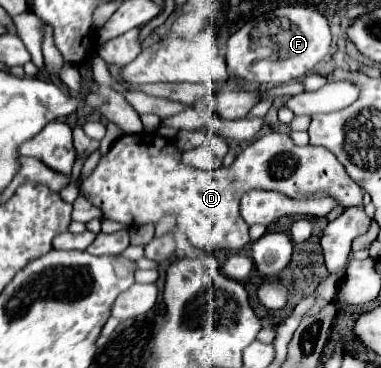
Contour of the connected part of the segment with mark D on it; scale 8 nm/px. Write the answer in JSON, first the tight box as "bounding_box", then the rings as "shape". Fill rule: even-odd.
{"bounding_box":[77,132,365,252],"shape":[[[271,132],[267,136],[261,136],[253,144],[249,144],[233,162],[233,166],[213,172],[203,172],[191,166],[185,166],[179,162],[179,150],[169,140],[161,138],[159,134],[125,134],[119,140],[113,142],[111,150],[101,156],[99,164],[93,168],[93,172],[85,180],[77,180],[79,192],[97,208],[103,210],[105,218],[117,220],[125,226],[135,224],[157,224],[163,214],[171,212],[177,216],[177,222],[185,222],[185,234],[189,242],[203,250],[203,252],[215,252],[215,248],[243,248],[250,243],[249,226],[241,218],[240,200],[247,190],[279,190],[291,198],[309,198],[309,196],[331,196],[341,206],[359,206],[363,200],[365,190],[357,186],[357,182],[345,172],[341,162],[327,150],[319,146],[295,146],[289,134],[283,132]]]}

